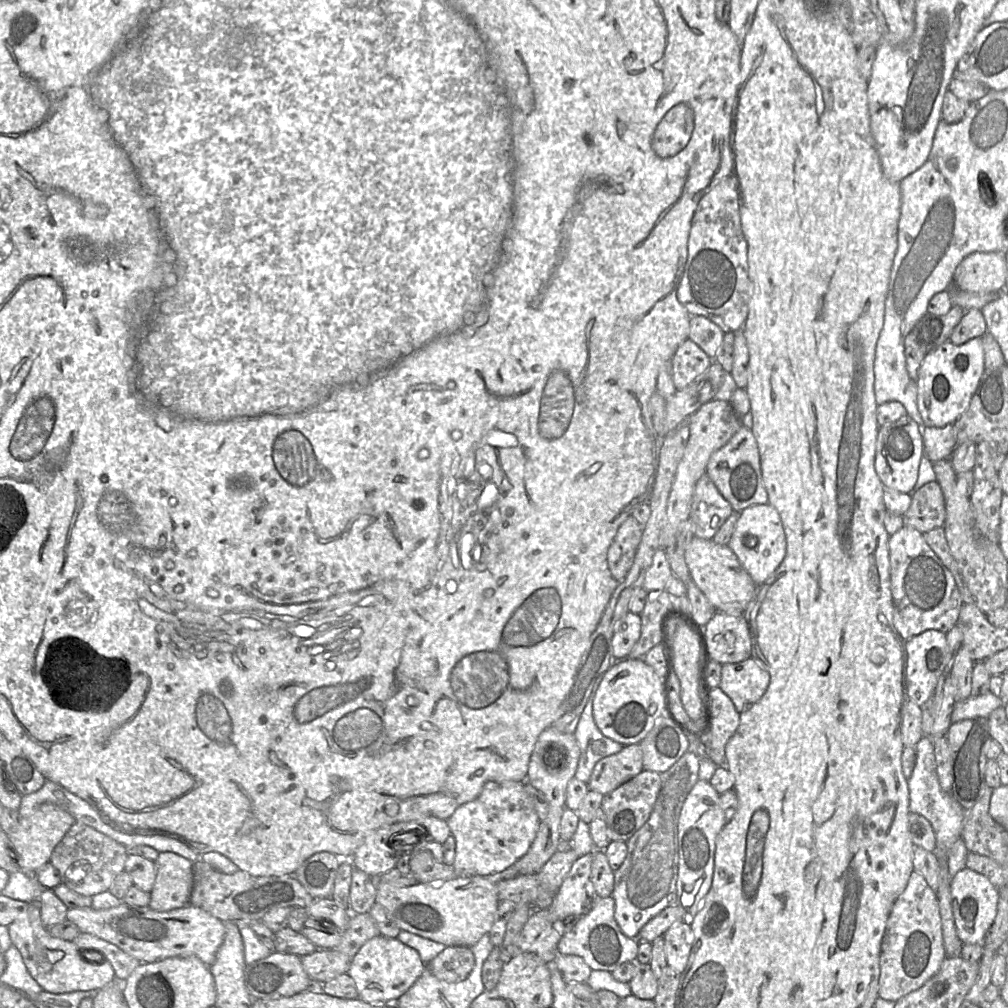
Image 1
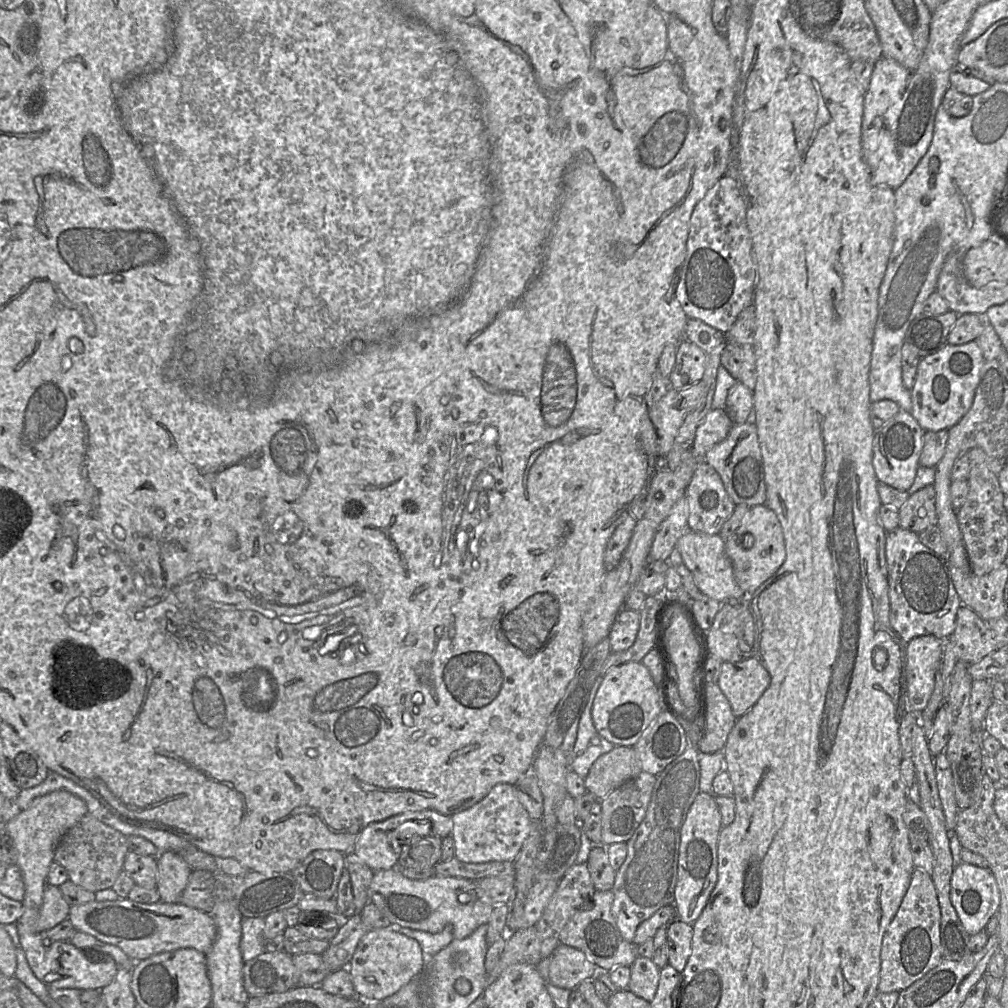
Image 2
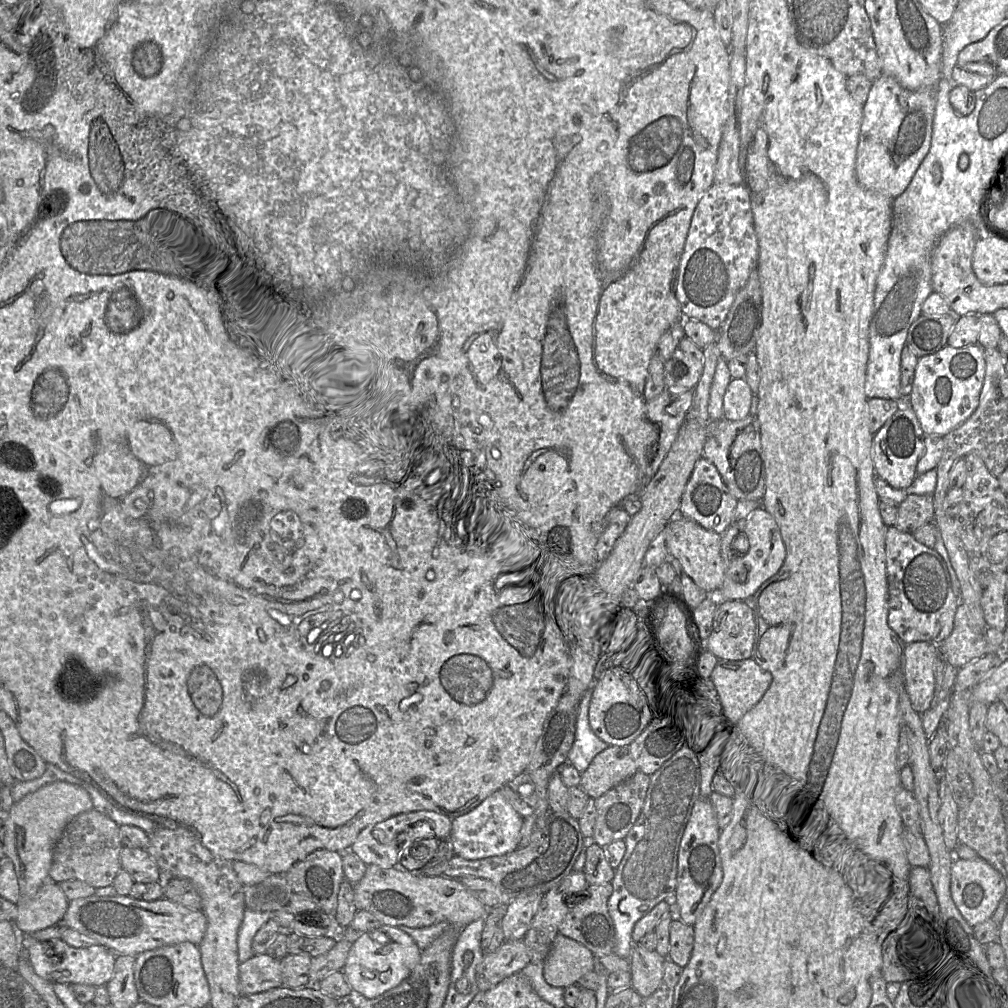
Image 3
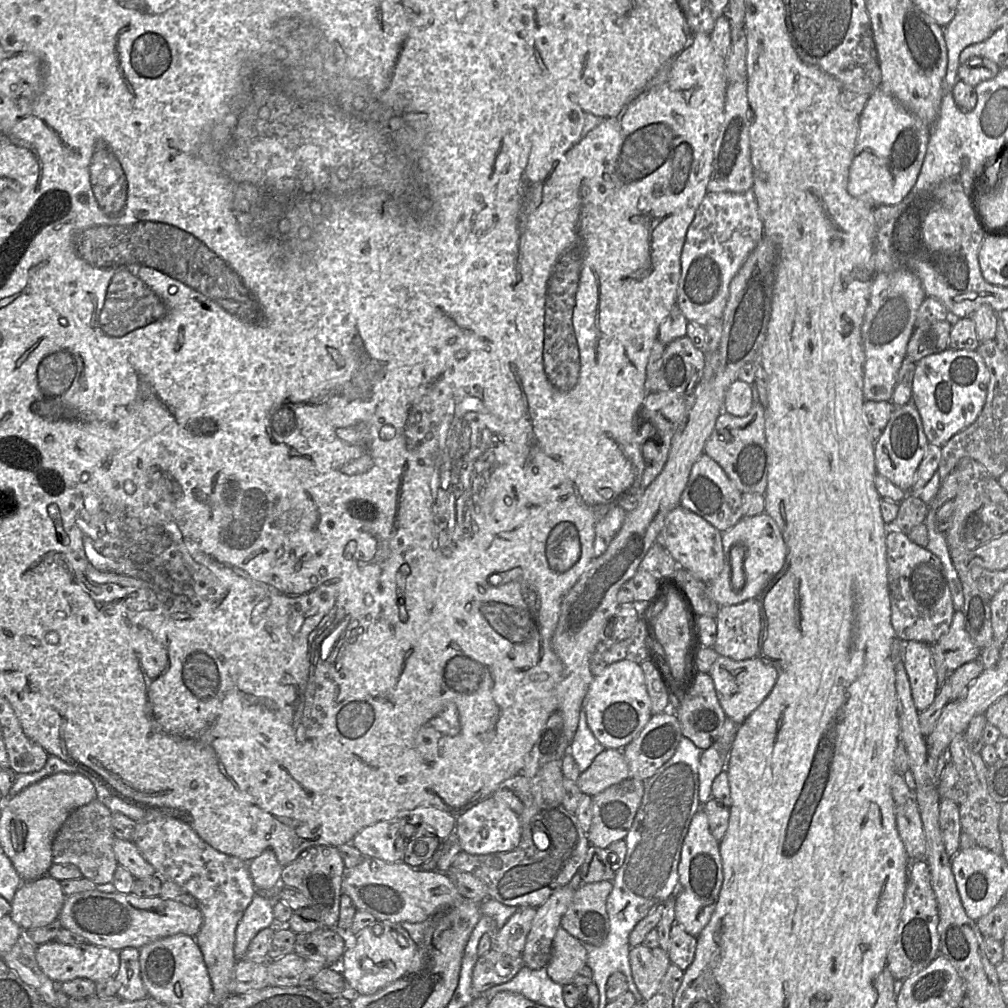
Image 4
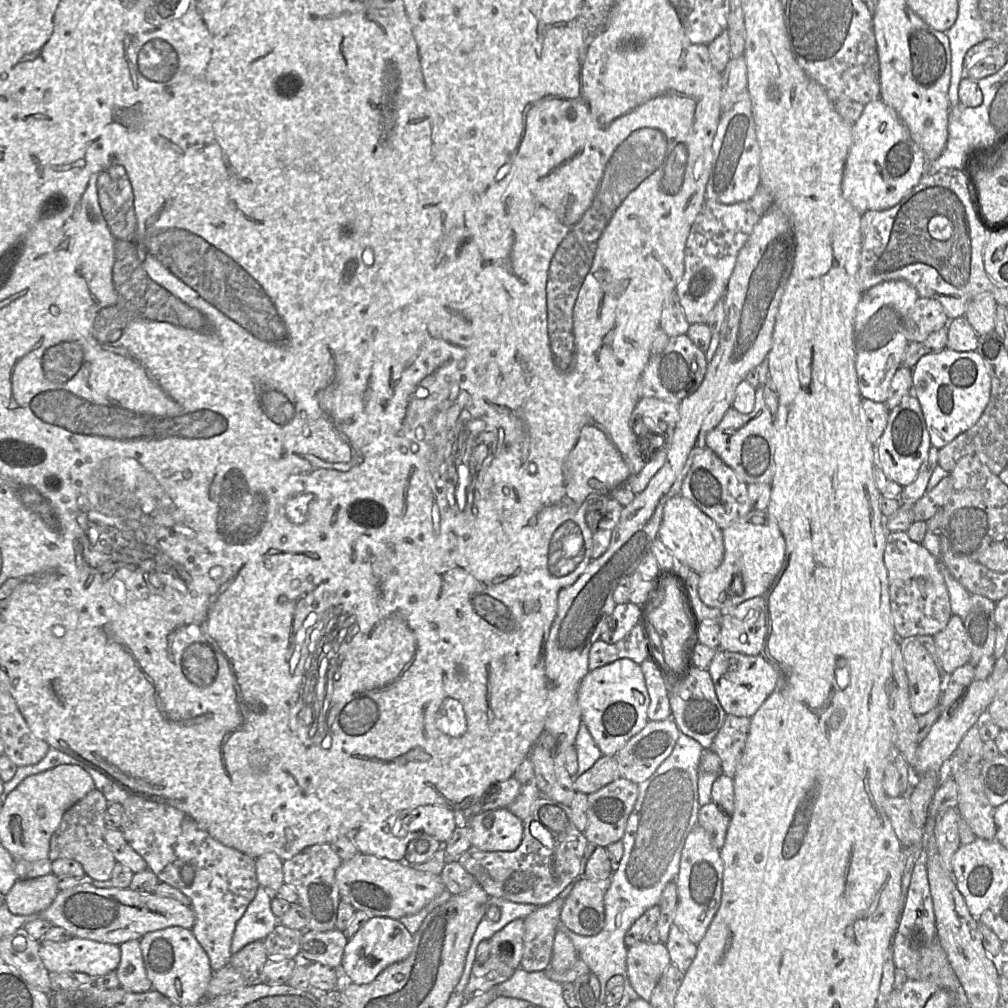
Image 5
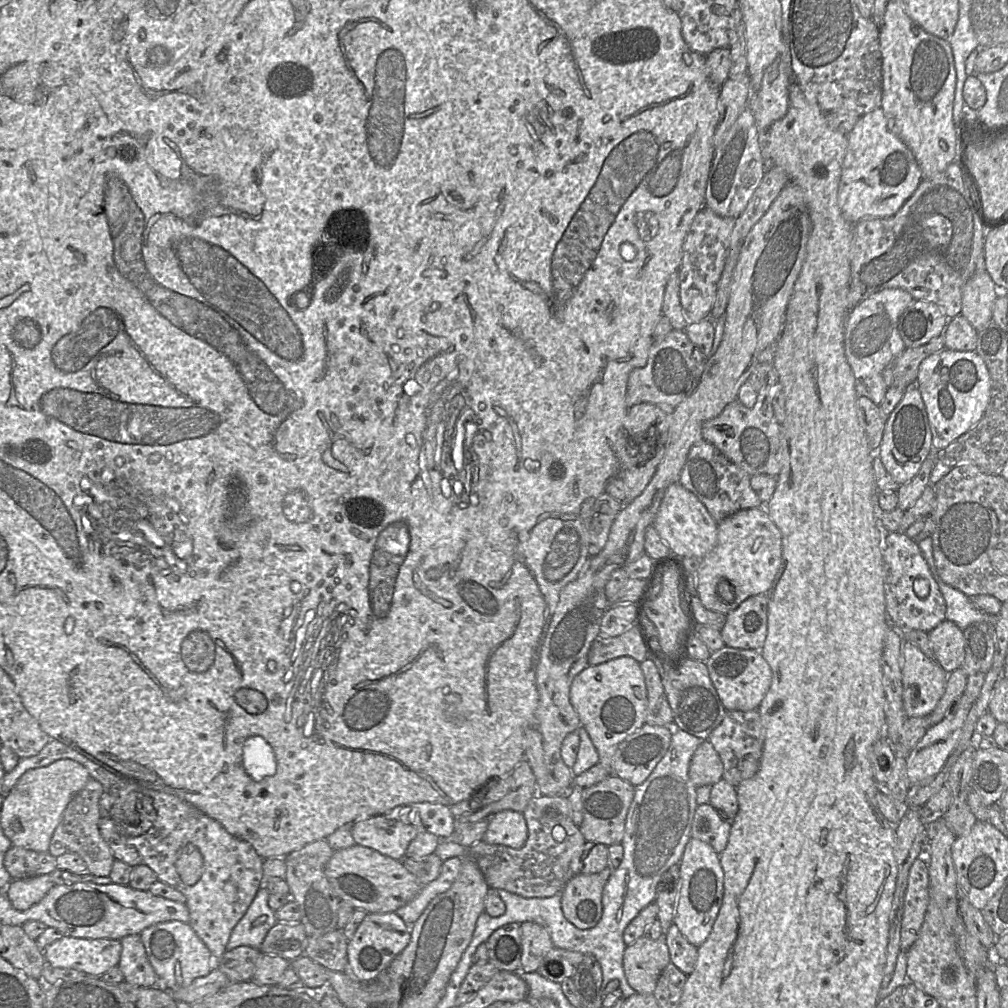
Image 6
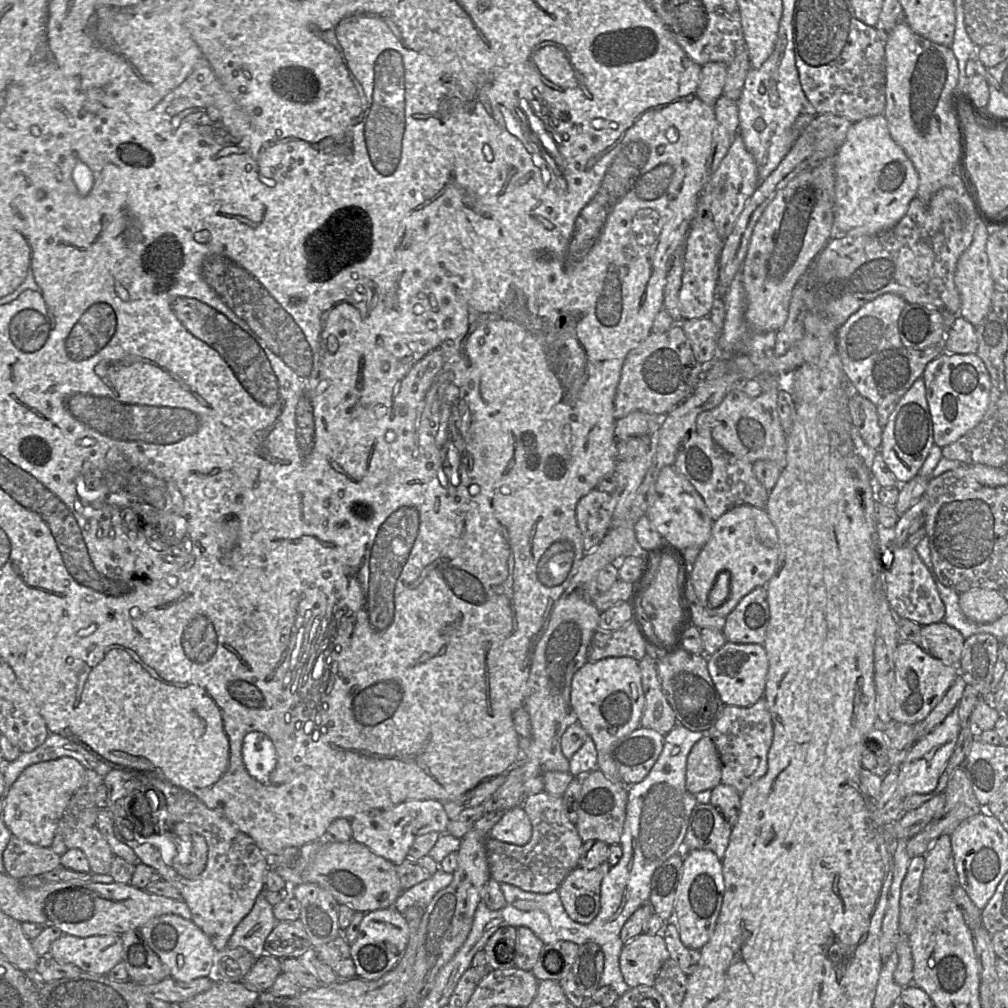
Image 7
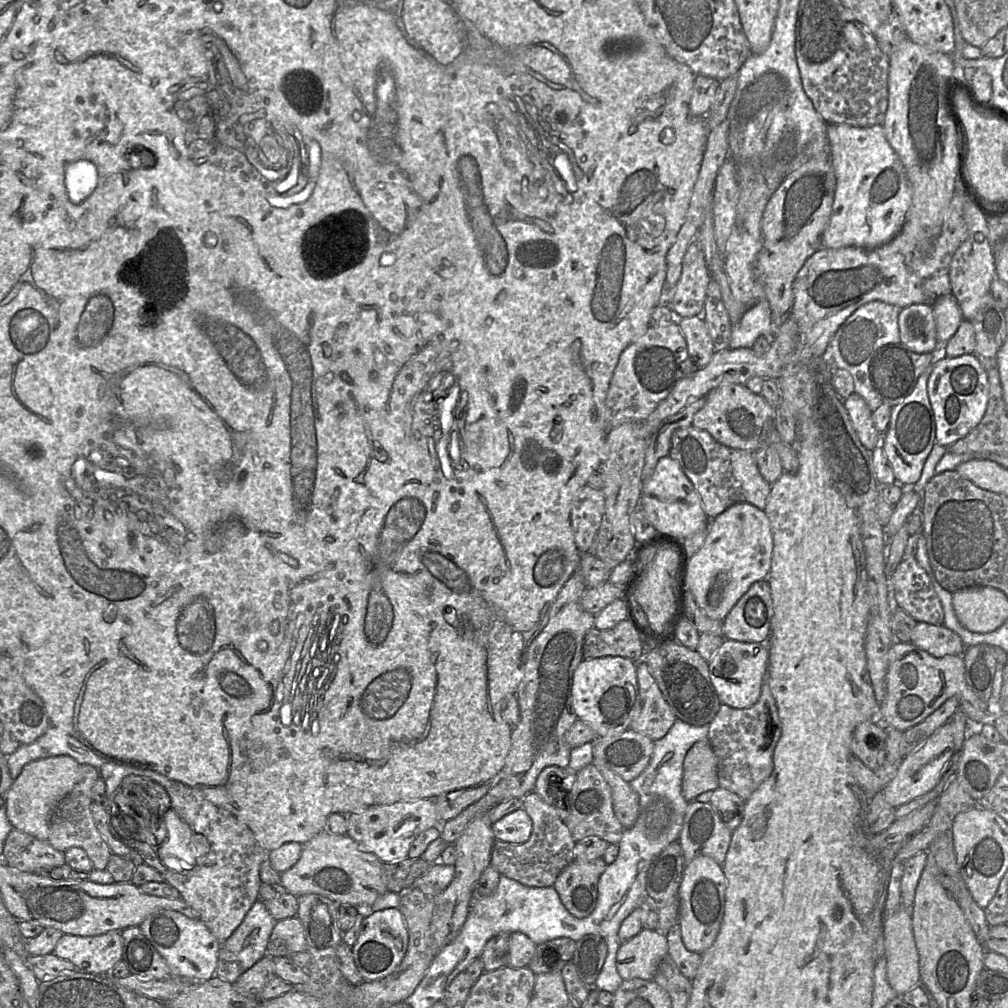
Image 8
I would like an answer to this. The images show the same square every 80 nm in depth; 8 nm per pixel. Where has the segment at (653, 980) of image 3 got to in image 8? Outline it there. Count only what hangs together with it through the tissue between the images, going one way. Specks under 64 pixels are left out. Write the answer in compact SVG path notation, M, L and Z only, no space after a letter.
M642 929L620 945L616 954L616 968L624 981L635 978L650 981L654 979L657 968L666 955L666 936L656 930Z

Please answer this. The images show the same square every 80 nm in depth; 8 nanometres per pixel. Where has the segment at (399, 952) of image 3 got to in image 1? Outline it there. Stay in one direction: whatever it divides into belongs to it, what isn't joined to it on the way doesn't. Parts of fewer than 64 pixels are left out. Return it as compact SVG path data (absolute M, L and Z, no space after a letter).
M378 935L368 940L351 961L348 974L354 980L359 999L372 1005L394 1004L421 976L426 964L412 947L399 941Z

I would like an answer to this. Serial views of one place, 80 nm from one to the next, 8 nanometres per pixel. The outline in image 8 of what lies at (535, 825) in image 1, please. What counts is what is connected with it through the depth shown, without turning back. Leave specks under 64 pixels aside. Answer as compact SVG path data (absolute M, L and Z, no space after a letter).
M521 807L495 822L492 830L496 840L523 844L532 834L533 822L526 810Z

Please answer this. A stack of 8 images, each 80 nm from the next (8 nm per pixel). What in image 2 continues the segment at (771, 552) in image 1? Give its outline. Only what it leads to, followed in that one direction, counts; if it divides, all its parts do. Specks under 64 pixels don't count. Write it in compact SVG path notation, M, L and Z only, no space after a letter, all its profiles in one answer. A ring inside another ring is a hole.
M766 504L751 506L740 526L725 540L724 544L725 554L732 564L734 579L744 594L753 594L780 568L786 557L781 523L776 513ZM744 533L751 533L755 538L750 549L744 549L739 545L739 539Z

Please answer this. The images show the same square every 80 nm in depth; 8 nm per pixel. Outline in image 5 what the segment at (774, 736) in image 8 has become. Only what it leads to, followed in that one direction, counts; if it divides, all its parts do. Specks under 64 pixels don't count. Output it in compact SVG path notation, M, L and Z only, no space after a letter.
M726 714L724 723L709 748L720 758L722 773L731 779L735 775L749 728L750 718Z

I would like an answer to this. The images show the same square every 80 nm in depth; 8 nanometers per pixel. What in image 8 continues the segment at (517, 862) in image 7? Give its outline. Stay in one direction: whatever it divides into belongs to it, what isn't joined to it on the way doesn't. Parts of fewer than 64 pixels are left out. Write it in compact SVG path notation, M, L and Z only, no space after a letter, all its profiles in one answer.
M530 792L522 801L533 822L530 838L523 844L512 844L496 840L490 865L501 875L516 880L529 887L551 887L560 873L576 858L574 855L575 840L554 805L547 804L537 793Z

